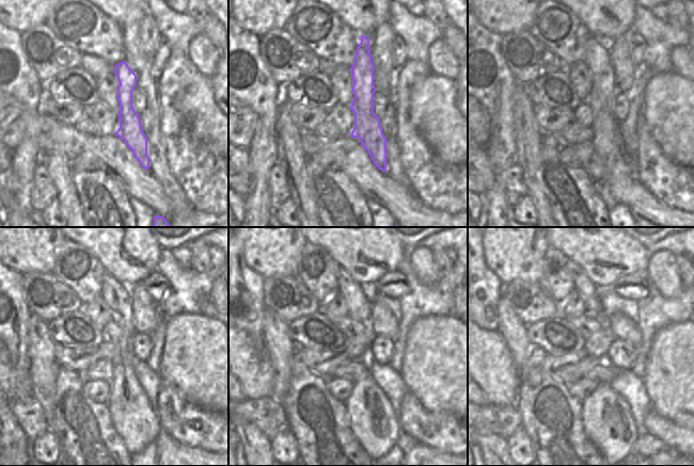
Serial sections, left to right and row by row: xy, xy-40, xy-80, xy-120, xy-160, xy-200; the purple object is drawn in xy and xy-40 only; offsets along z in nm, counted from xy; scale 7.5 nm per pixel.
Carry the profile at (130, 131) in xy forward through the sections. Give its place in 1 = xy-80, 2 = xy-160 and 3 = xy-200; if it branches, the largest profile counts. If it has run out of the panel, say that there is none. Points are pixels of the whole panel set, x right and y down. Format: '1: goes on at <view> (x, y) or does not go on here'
1: goes on at xy-80 (605, 126)
2: goes on at xy-160 (359, 305)
3: goes on at xy-200 (583, 285)

